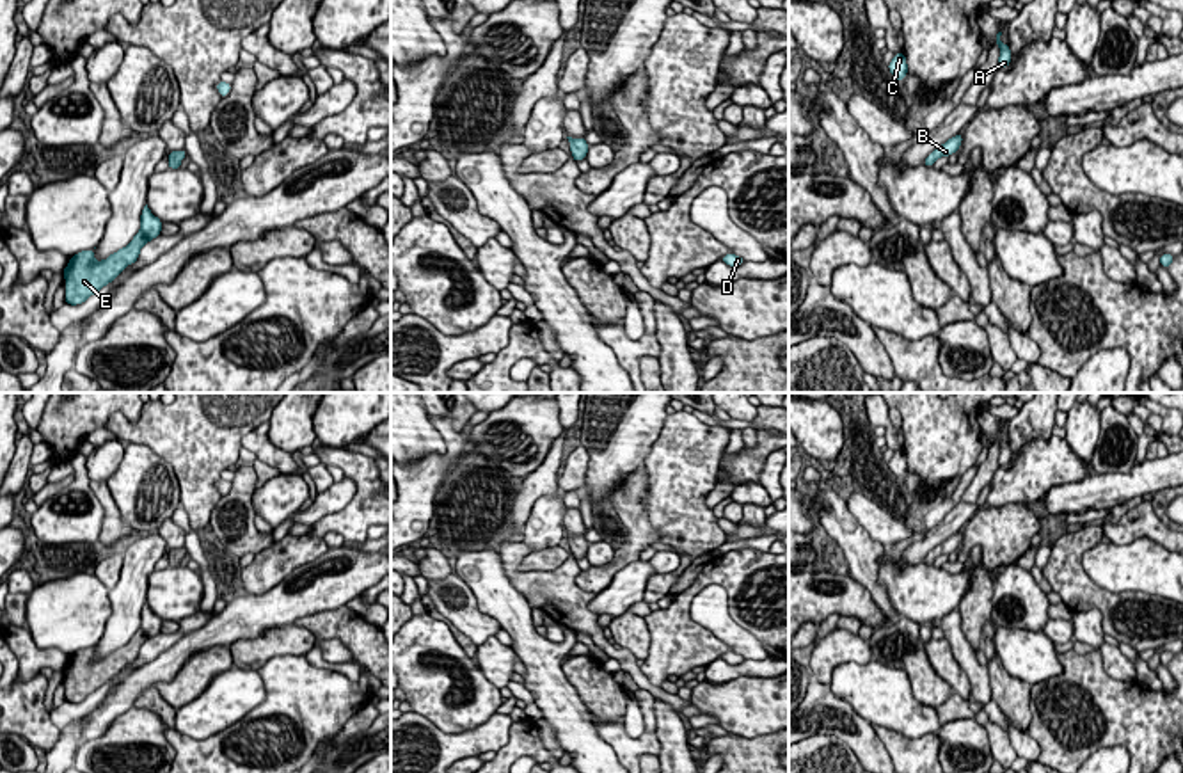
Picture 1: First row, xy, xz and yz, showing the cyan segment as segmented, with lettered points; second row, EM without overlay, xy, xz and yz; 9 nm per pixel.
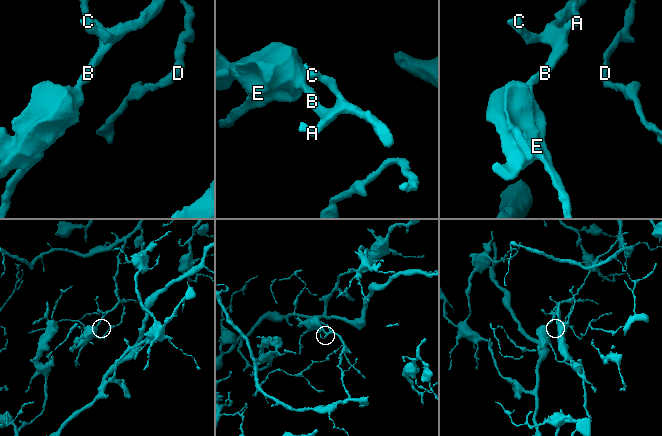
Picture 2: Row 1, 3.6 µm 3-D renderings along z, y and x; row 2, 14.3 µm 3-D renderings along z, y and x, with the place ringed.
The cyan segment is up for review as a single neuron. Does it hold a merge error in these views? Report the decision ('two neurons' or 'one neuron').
one neuron

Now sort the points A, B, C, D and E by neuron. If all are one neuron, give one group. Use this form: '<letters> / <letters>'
A B C D E

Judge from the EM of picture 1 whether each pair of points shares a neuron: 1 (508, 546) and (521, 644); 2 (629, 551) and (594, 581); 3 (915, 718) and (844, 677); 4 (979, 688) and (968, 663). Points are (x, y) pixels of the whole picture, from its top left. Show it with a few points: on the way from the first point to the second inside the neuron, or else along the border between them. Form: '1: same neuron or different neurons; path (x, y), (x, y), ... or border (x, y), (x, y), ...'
1: different neurons; border (498, 551), (503, 571), (530, 603)
2: same neuron; path (620, 558), (603, 576)
3: same neuron; path (897, 709), (876, 692), (862, 686)
4: same neuron; path (979, 683), (974, 669)

